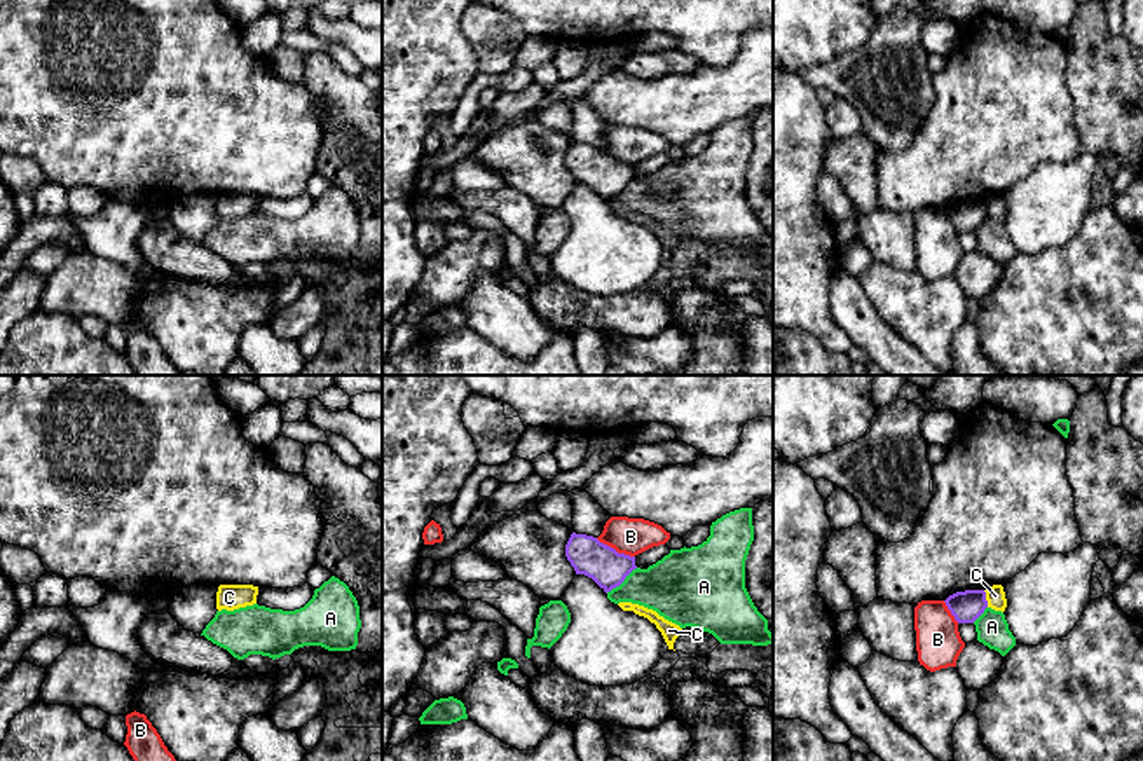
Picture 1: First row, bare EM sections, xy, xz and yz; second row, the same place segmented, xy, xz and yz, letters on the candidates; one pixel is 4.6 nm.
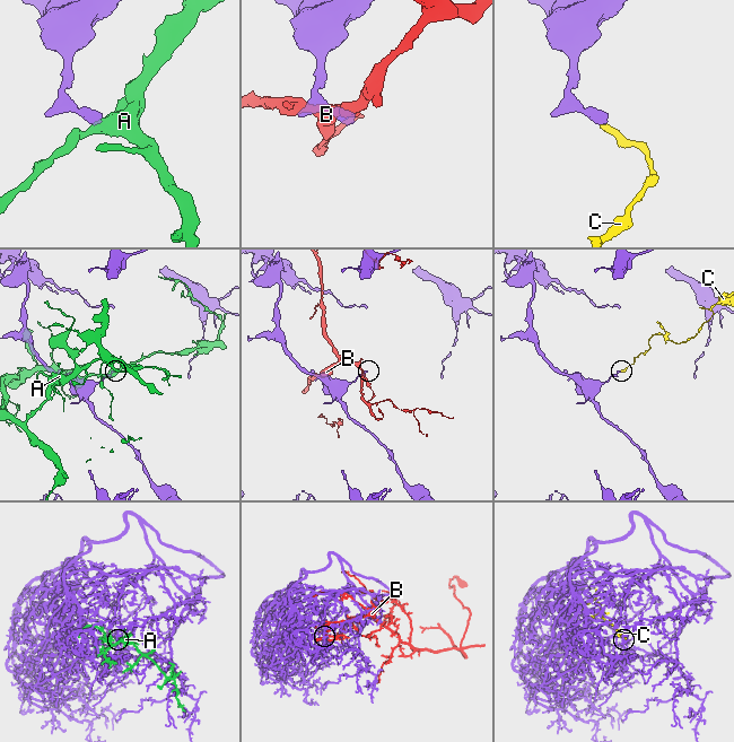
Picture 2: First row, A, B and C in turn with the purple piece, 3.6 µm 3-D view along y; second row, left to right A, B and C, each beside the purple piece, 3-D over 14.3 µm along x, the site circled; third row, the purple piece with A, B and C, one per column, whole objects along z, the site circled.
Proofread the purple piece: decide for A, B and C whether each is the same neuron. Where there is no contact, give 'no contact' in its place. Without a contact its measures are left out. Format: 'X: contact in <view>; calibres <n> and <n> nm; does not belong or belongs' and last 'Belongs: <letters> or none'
A: contact in xz; calibres 170 and 300 nm; does not belong
B: contact in xz; calibres 170 and 170 nm; does not belong
C: contact in yz; calibres 150 and 90 nm; does not belong
Belongs: none

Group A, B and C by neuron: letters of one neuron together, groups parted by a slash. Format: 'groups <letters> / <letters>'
groups A / B / C

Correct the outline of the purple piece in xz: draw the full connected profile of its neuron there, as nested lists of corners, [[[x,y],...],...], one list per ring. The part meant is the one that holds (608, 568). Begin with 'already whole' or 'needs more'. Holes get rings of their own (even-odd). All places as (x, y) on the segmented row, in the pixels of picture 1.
already whole | [[[571,534],[565,545],[565,557],[576,574],[592,578],[606,593],[619,586],[637,569],[635,557],[618,553],[586,534]]]

